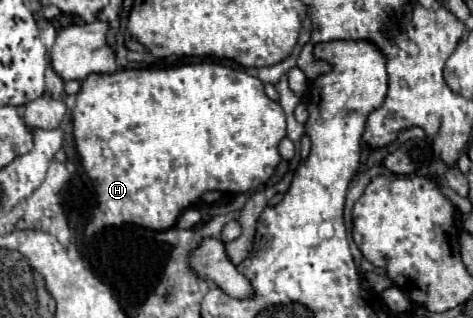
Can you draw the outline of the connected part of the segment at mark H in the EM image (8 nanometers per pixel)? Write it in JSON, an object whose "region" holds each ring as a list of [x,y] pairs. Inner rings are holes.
{"region":[[[216,62],[90,74],[76,96],[72,124],[80,162],[96,182],[96,206],[90,222],[98,228],[132,222],[152,230],[168,230],[182,210],[200,202],[206,192],[242,194],[256,190],[280,164],[278,144],[286,138],[284,110],[266,96],[264,84],[242,70]]]}

